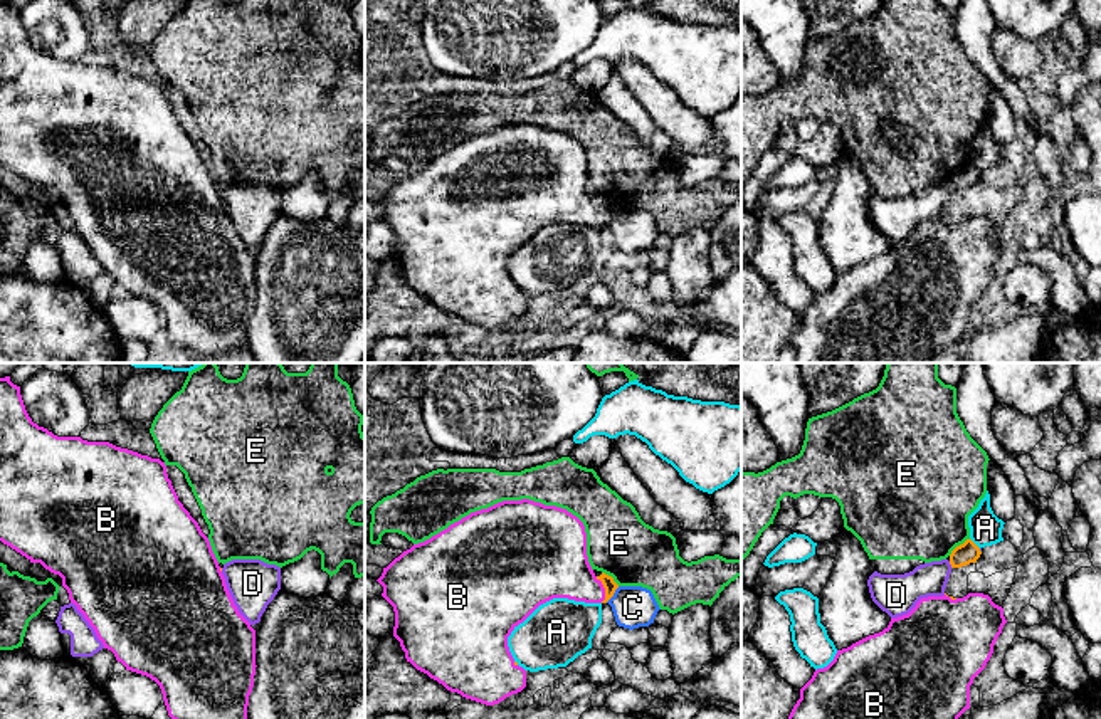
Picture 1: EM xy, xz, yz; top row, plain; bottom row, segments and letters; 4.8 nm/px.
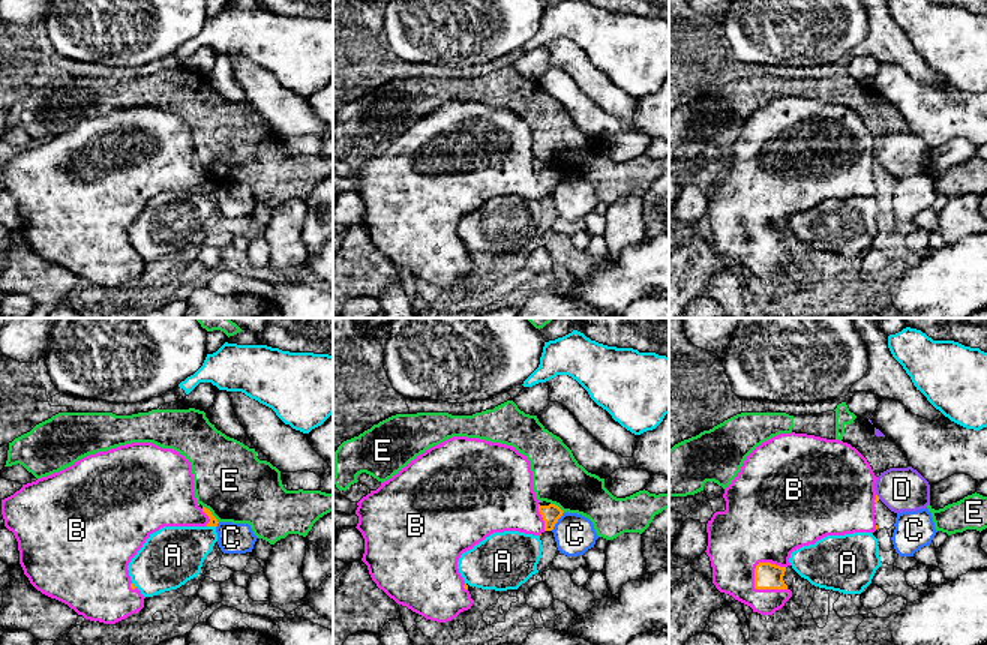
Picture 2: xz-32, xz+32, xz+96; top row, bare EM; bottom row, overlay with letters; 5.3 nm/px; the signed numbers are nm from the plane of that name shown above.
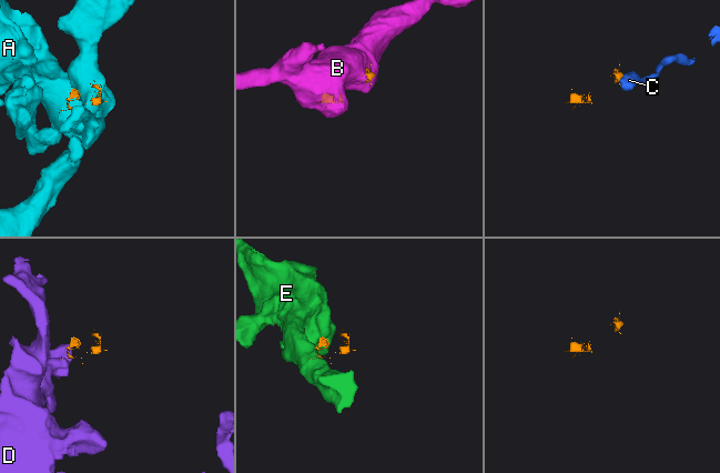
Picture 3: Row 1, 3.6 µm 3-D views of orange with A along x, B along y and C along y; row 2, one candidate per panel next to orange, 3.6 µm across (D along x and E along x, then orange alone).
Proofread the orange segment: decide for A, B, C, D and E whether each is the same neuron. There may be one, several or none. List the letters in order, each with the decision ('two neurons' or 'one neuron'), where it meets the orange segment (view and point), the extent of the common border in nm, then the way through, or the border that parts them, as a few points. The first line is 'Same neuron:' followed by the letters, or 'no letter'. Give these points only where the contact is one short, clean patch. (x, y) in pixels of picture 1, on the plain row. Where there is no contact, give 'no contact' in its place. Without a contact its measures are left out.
Same neuron: B
A: two neurons | yz (974, 167) | 70 nm
B: one neuron | xz (605, 214) | 130 nm
C: two neurons | xz (612, 219) | 100 nm | along xz (619, 210), (605, 225)
D: two neurons | yz (950, 187) | 40 nm | along yz (948, 185), (952, 190)
E: two neurons | yz (960, 168) | 130 nm | along yz (969, 162), (948, 178)

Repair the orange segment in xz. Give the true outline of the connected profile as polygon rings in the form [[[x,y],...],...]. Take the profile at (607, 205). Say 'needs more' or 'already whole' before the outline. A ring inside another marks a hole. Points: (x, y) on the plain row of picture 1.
needs more; [[[529,123],[471,136],[403,175],[377,205],[393,230],[393,260],[407,286],[447,314],[486,329],[526,311],[526,294],[513,282],[508,260],[540,228],[553,222],[607,227],[619,212],[612,200],[593,197],[583,146],[566,133]]]

